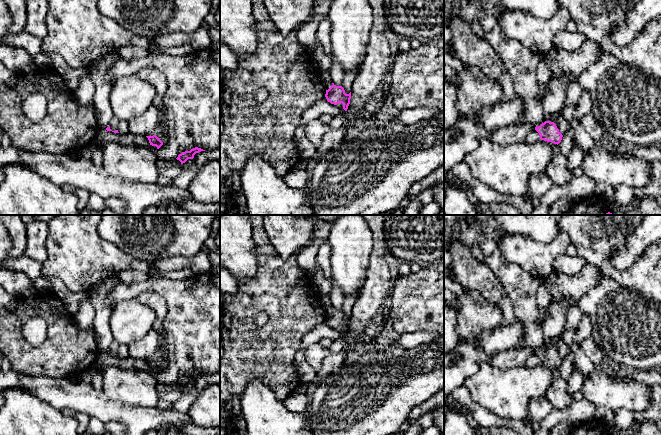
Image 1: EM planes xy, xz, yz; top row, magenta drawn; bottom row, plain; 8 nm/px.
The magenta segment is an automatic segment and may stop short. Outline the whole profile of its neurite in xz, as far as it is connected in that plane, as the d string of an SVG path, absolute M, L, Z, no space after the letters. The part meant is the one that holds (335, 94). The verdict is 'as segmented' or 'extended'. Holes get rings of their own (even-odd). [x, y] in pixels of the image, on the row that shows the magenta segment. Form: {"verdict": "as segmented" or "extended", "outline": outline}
{"verdict": "as segmented", "outline": "M334 83L332 84L333 85L328 90L326 90L325 97L327 101L334 105L342 103L343 109L347 111L350 104L351 92L346 94L342 86L336 86Z"}

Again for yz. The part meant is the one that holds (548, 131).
{"verdict": "as segmented", "outline": "M545 121L540 126L536 126L535 130L539 133L541 140L552 142L557 145L561 142L563 137L554 122Z"}

